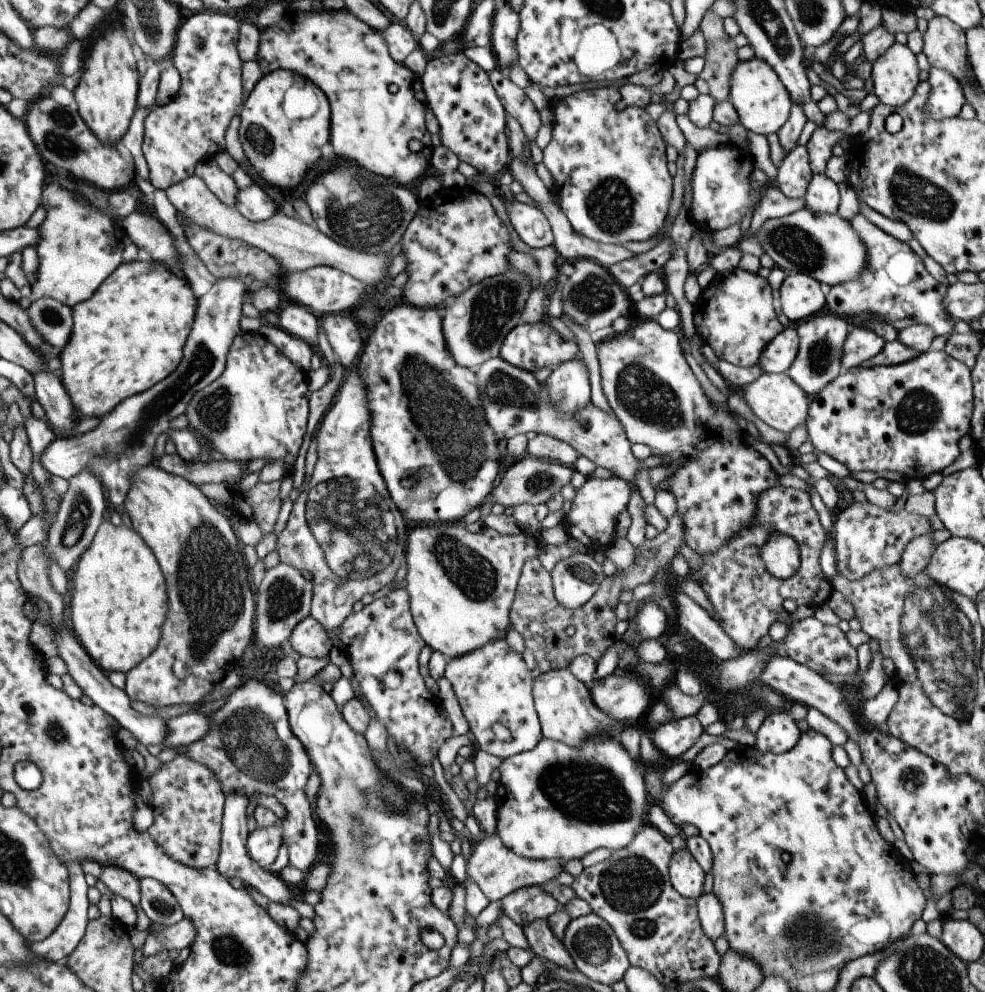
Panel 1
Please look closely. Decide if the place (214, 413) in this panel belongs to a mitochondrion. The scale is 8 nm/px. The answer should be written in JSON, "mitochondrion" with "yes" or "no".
{"mitochondrion":"yes"}

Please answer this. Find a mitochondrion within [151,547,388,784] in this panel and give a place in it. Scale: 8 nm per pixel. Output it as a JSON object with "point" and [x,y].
{"point":[282,599]}

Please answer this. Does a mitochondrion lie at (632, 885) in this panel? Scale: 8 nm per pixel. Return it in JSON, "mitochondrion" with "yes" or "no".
{"mitochondrion":"yes"}

